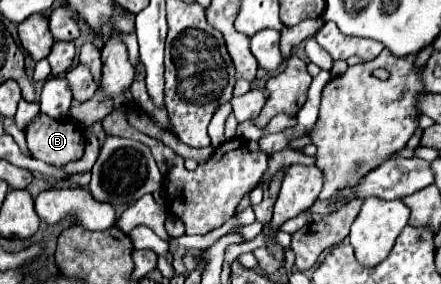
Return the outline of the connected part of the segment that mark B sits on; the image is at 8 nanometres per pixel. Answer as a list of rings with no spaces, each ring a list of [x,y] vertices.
[[[40,115],[28,125],[26,143],[34,159],[54,167],[80,159],[86,145],[82,129],[76,123],[56,121],[46,115]]]

